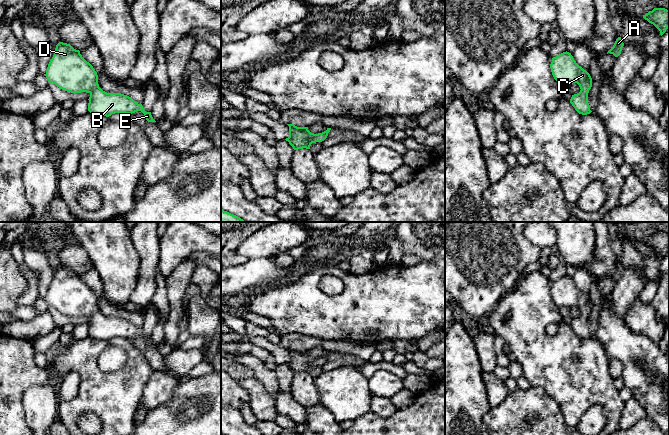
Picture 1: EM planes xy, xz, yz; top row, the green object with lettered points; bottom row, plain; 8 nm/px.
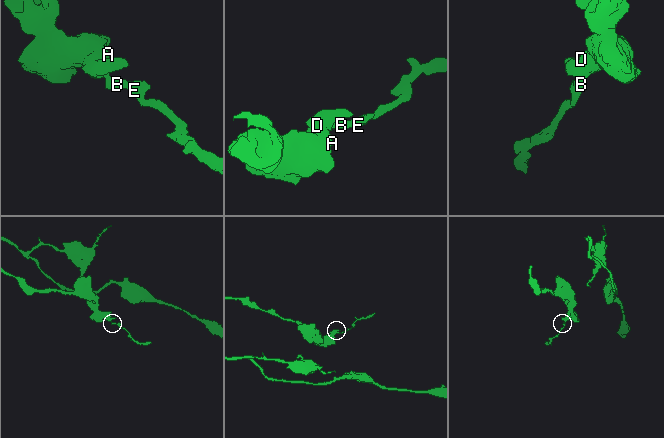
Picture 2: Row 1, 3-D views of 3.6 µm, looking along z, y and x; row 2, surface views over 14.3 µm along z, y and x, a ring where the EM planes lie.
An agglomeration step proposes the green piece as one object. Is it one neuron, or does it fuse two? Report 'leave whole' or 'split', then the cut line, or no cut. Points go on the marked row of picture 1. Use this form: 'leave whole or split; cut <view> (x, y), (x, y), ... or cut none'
leave whole; cut none

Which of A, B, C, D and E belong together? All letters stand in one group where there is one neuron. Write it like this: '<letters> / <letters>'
A B C D E

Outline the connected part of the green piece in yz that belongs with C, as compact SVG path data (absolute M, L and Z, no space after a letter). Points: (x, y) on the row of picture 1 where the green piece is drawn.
M567 51L553 57L550 68L554 79L559 84L565 82L579 85L581 90L579 93L572 95L570 103L579 114L590 114L592 112L588 103L588 93L592 87L590 74L579 66L571 53Z

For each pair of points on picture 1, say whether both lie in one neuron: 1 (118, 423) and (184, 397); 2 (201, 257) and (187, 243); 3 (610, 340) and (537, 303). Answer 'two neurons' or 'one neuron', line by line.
1: two neurons
2: two neurons
3: two neurons

